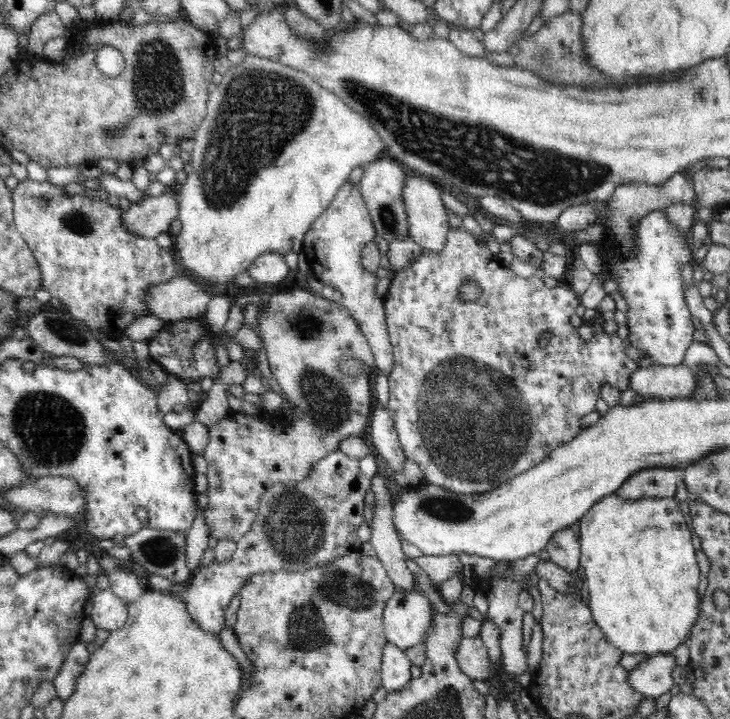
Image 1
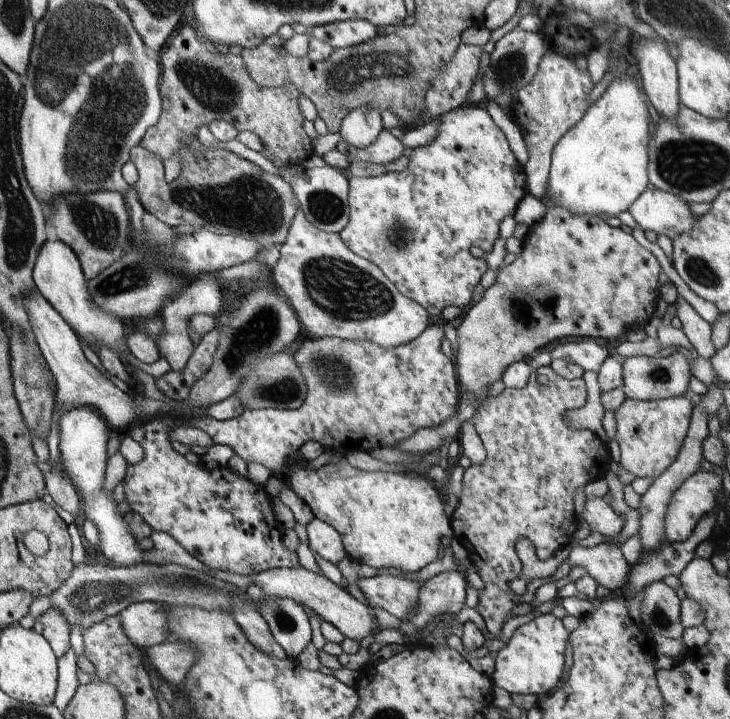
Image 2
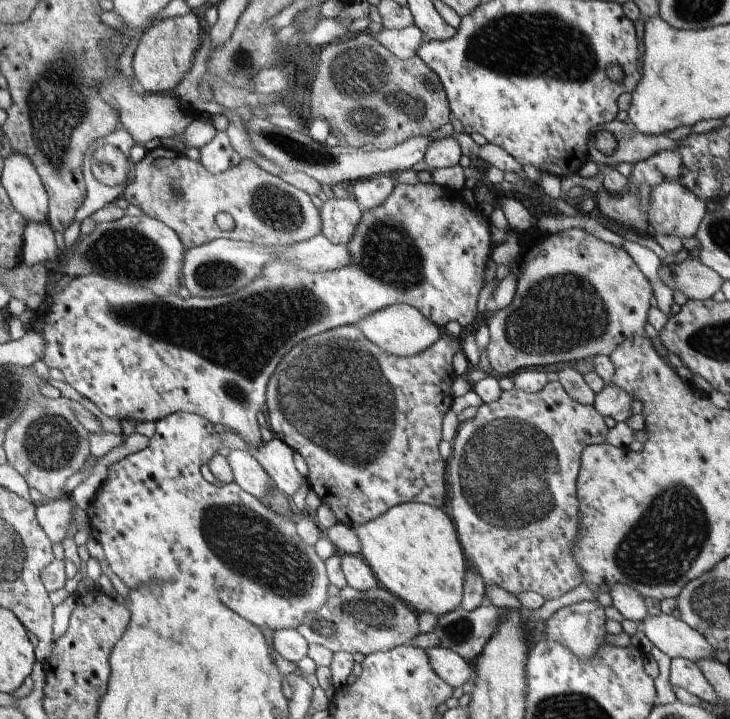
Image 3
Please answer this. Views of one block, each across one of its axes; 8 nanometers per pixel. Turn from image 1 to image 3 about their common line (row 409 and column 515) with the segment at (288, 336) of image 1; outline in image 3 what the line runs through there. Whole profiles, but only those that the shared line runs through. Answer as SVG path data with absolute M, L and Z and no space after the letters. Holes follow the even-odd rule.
M571 228L557 234L545 234L541 250L543 252L537 254L517 278L511 304L501 310L493 310L493 314L485 320L489 330L485 354L497 374L511 374L521 368L551 366L561 362L571 362L575 366L575 362L593 356L609 356L625 340L647 338L645 324L653 290L645 274L623 248L605 244L585 230Z

